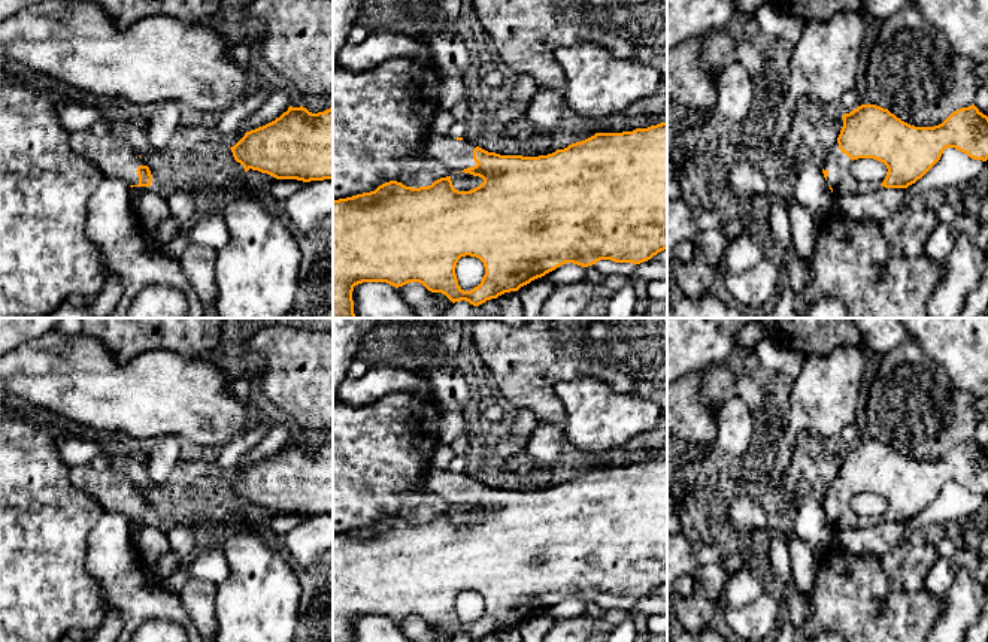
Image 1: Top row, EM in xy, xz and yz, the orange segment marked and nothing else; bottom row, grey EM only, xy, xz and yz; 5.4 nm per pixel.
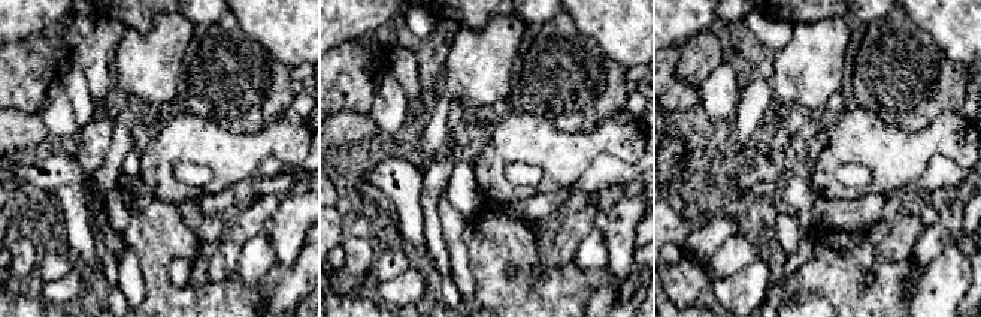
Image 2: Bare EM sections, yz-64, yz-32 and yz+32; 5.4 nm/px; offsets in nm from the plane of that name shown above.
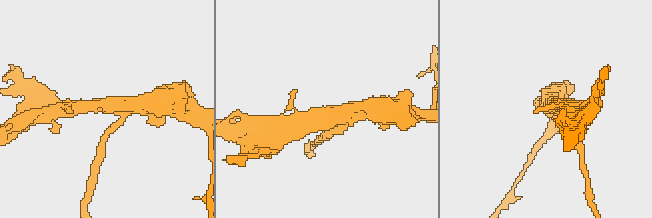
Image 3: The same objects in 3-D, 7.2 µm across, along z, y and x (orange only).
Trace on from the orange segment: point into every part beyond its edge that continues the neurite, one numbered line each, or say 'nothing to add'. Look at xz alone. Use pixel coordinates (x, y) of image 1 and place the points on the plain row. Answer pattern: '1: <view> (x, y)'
1: xz (455, 490)

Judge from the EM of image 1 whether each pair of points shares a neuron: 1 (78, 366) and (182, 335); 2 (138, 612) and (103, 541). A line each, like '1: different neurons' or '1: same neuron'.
1: different neurons
2: same neuron

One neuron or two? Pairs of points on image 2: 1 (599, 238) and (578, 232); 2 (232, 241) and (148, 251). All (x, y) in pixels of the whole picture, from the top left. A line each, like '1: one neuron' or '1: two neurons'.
1: two neurons
2: two neurons

